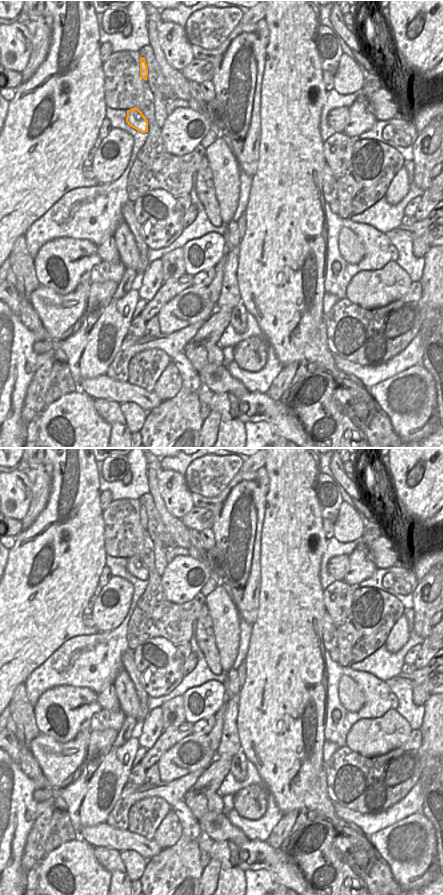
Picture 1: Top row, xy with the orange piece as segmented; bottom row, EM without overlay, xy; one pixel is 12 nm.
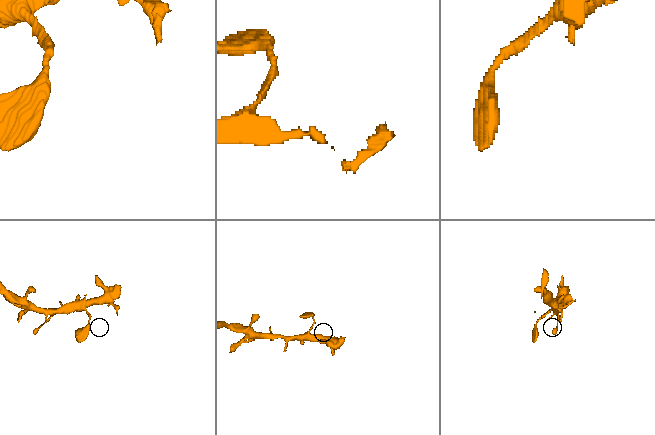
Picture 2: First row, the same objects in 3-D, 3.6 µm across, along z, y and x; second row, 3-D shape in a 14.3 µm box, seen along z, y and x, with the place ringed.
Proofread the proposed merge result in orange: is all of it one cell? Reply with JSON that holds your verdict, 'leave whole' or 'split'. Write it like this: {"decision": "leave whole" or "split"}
{"decision": "leave whole"}

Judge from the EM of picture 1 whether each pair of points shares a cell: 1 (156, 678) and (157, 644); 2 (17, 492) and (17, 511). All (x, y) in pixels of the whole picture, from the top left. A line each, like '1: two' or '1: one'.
1: one
2: one

